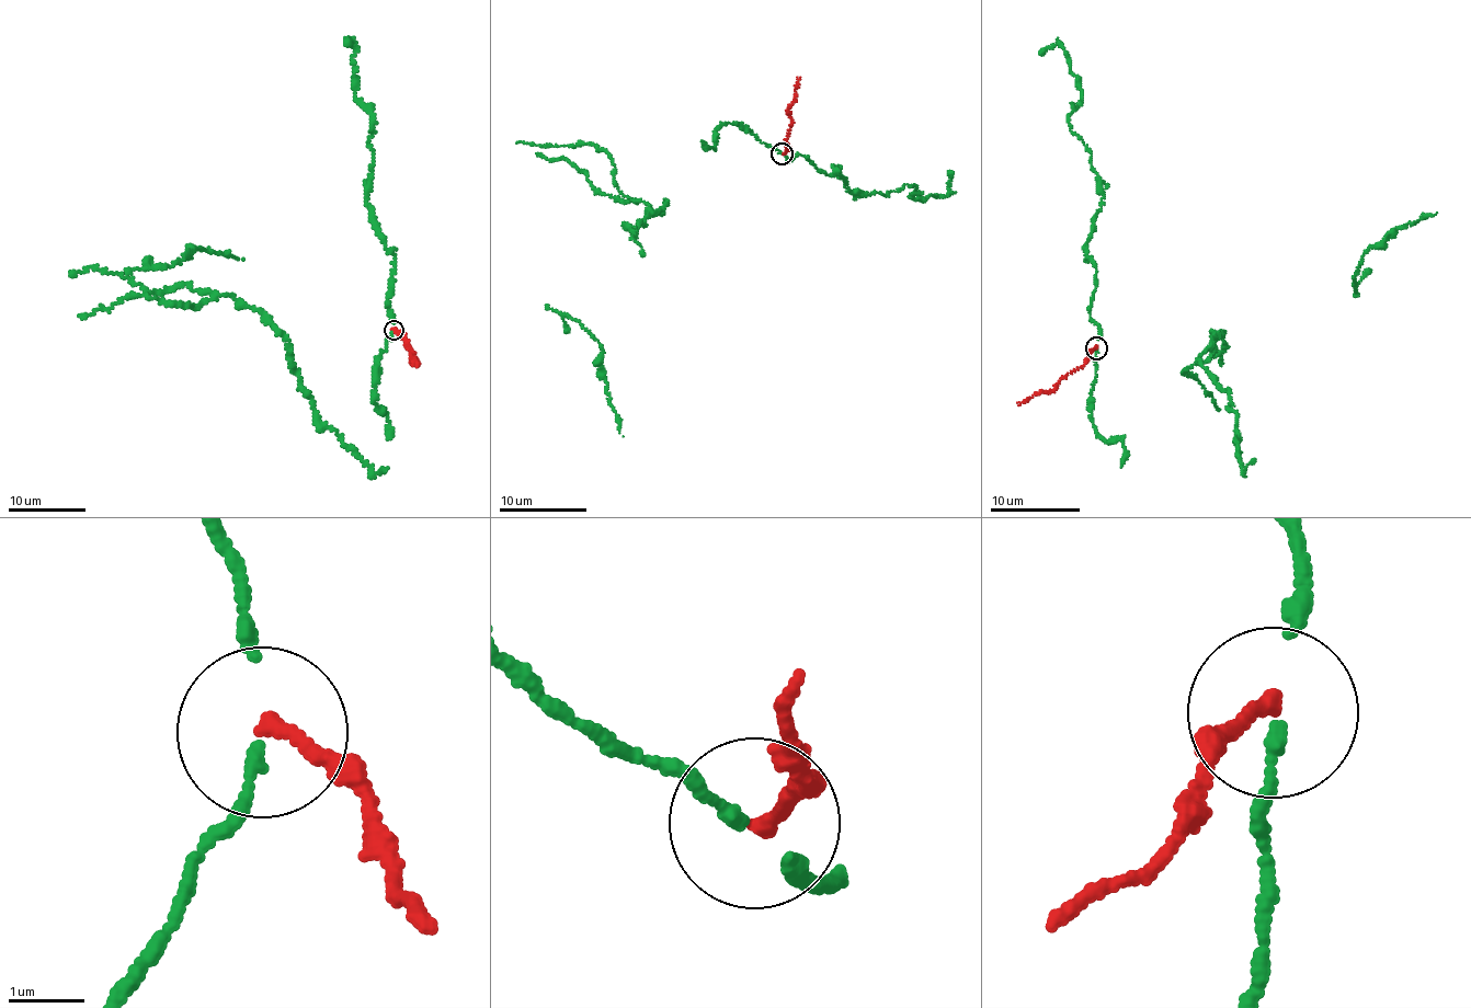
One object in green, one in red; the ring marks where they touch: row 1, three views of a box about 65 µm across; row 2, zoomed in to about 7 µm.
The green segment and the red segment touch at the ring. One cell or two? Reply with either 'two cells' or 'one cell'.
two cells

